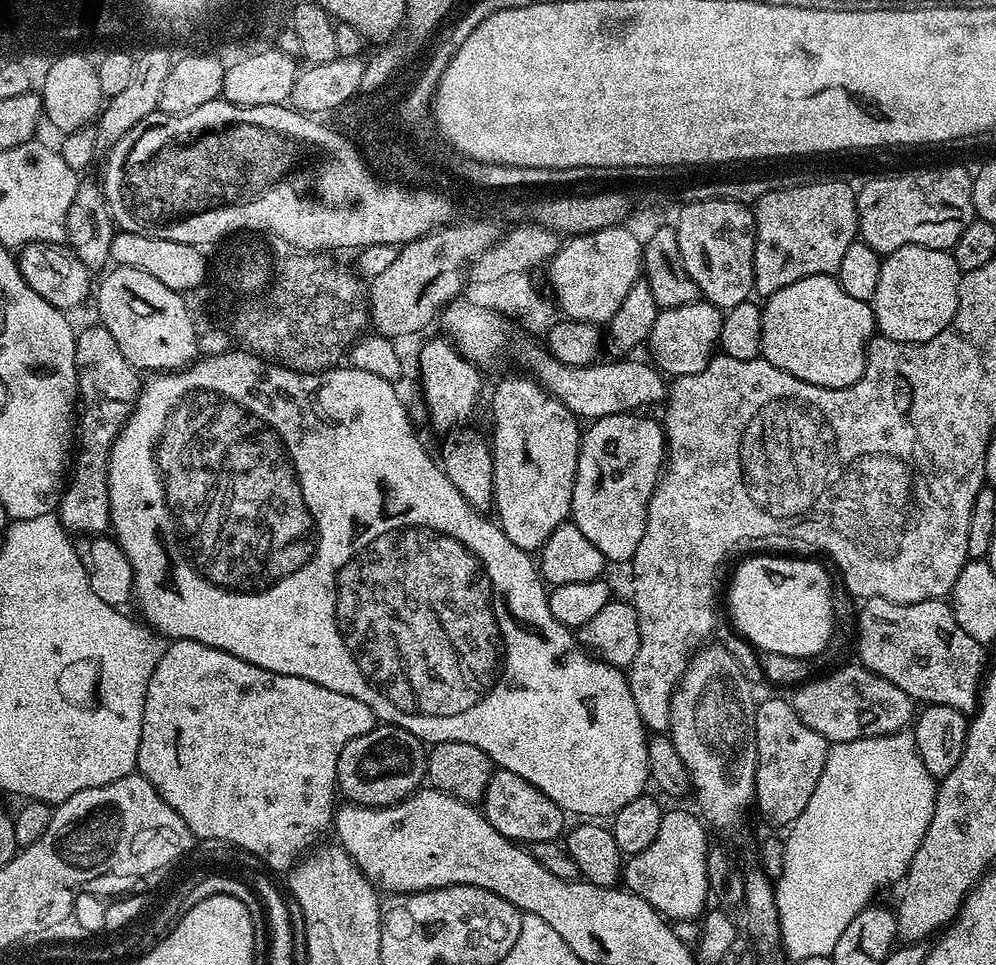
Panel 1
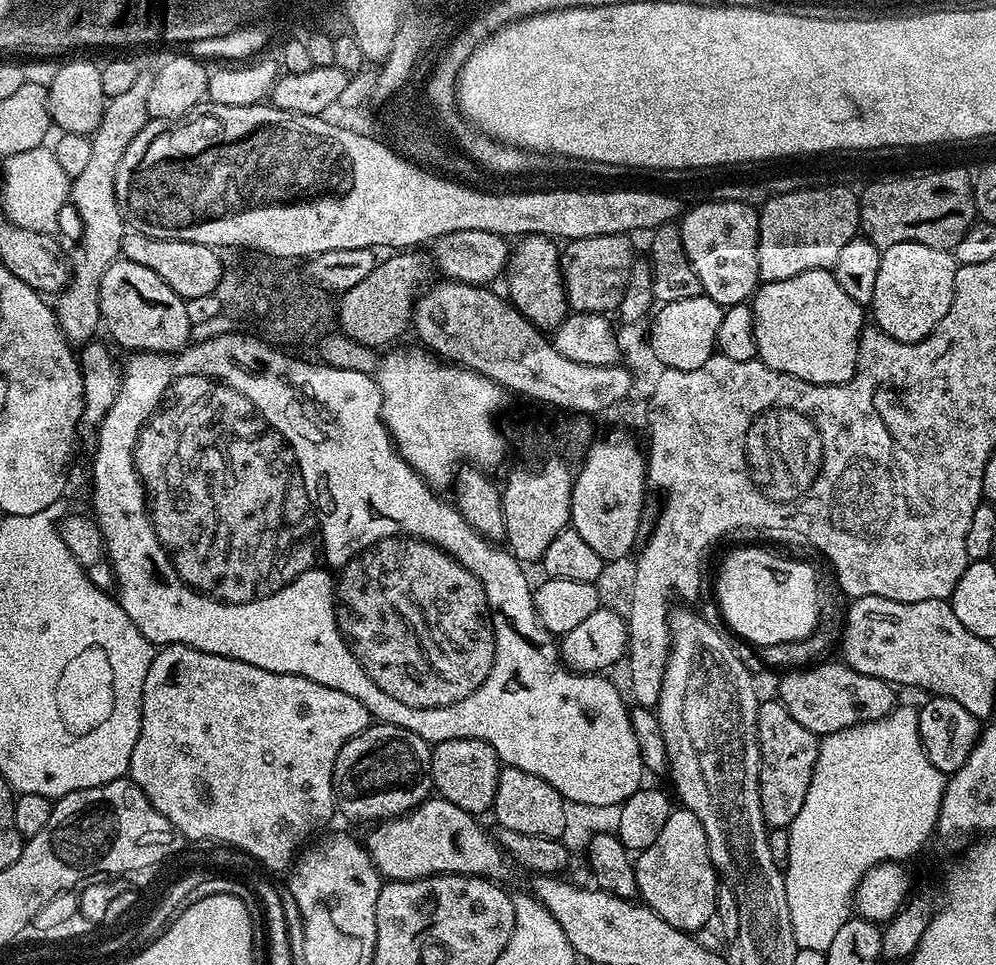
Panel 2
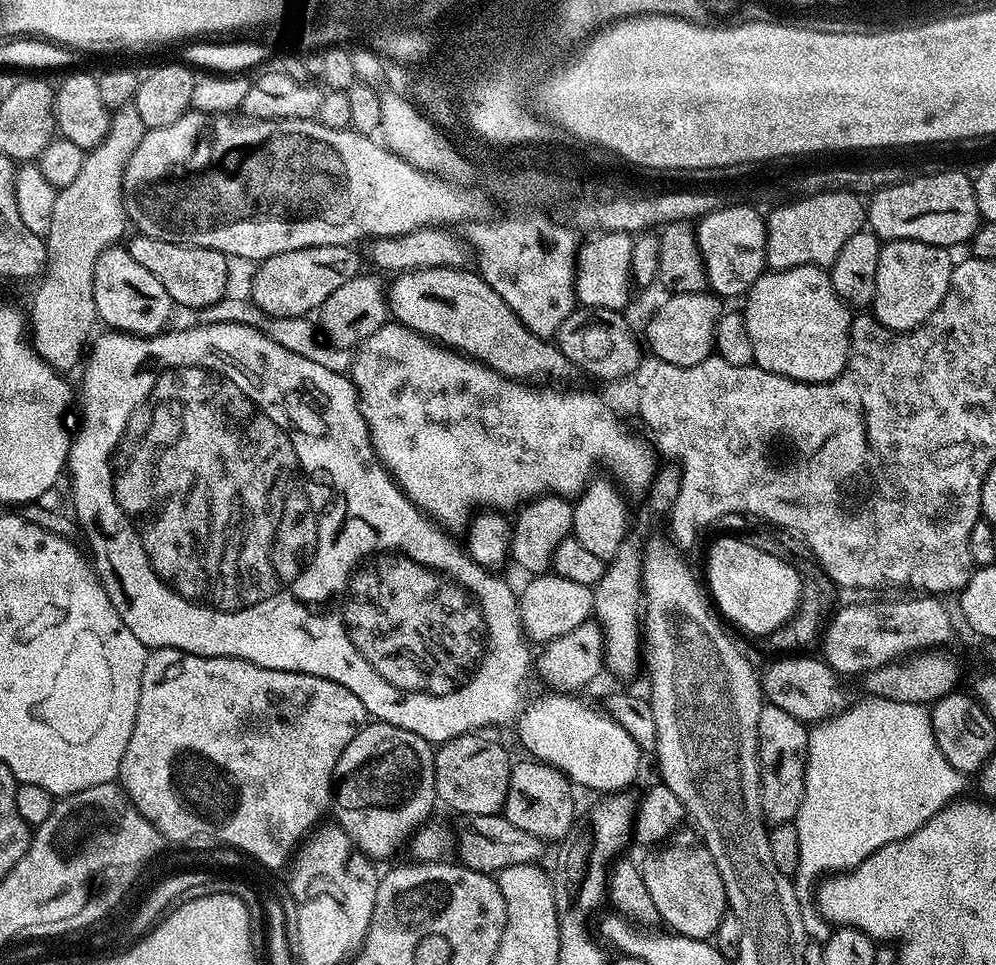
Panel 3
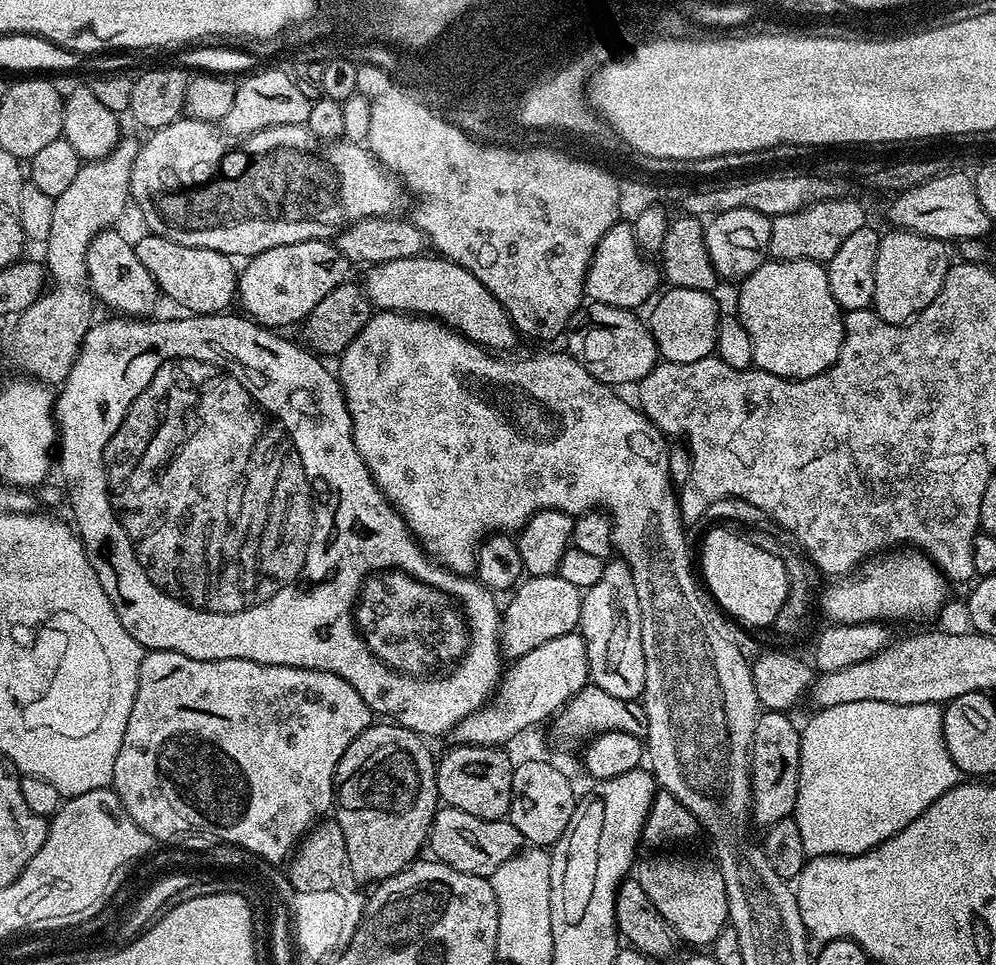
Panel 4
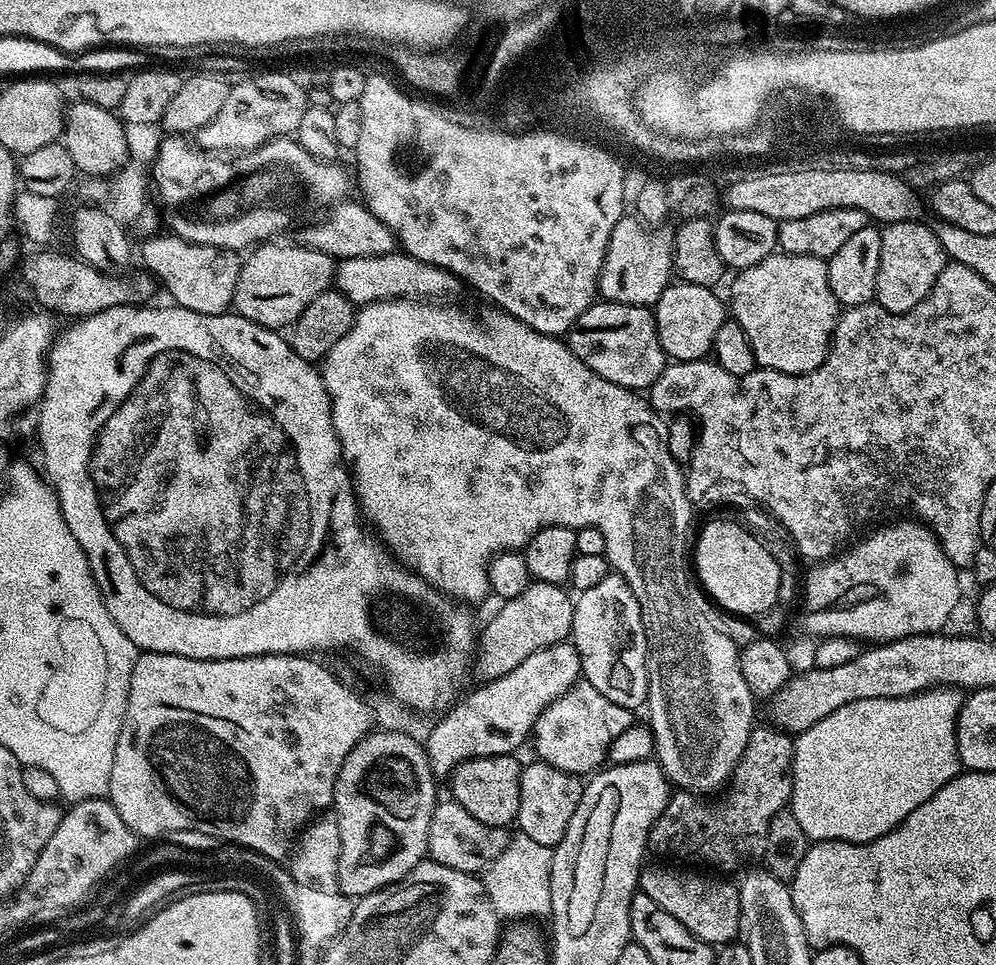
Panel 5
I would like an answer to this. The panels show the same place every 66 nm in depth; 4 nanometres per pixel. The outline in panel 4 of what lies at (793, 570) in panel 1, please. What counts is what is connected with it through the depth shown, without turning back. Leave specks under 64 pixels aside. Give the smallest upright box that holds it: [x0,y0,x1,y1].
[698,528,788,630]

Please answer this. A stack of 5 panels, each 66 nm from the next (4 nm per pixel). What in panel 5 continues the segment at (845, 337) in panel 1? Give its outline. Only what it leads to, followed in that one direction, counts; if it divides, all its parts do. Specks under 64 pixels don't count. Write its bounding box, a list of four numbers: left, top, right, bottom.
[730,250,842,376]

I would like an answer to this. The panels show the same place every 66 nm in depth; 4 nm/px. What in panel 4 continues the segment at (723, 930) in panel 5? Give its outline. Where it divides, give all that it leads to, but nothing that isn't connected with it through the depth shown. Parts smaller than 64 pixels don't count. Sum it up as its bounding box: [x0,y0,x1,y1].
[634,854,730,946]

